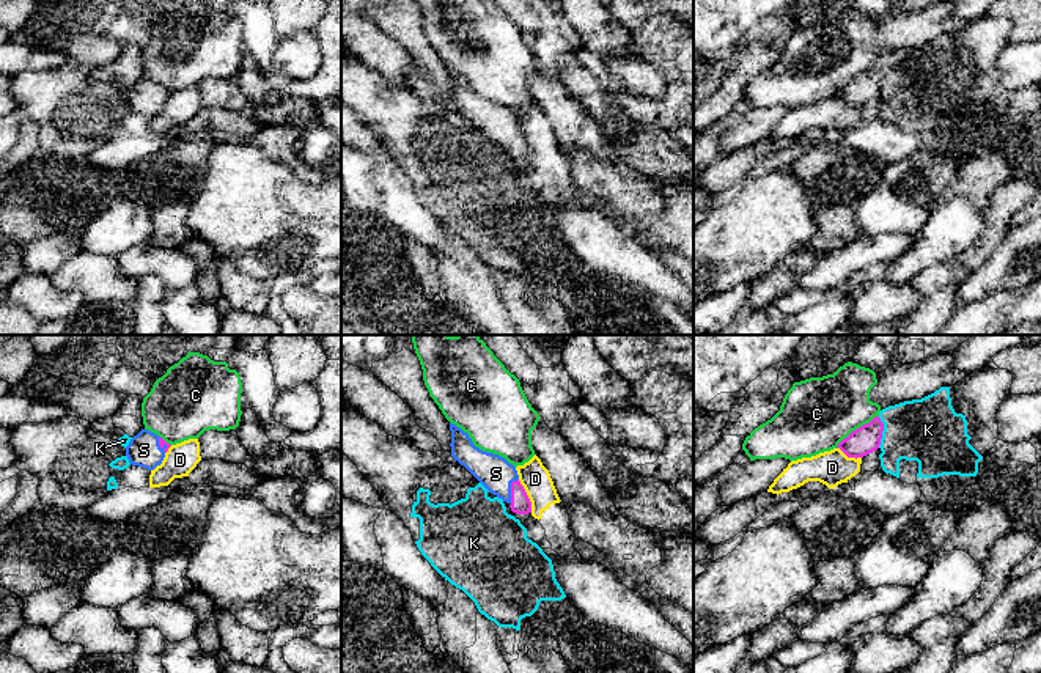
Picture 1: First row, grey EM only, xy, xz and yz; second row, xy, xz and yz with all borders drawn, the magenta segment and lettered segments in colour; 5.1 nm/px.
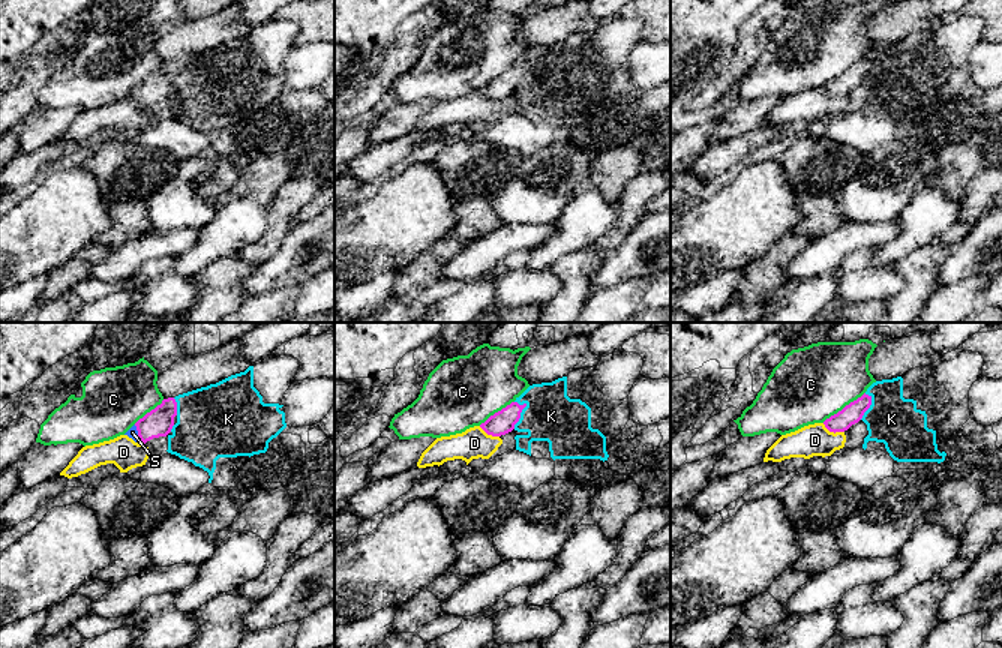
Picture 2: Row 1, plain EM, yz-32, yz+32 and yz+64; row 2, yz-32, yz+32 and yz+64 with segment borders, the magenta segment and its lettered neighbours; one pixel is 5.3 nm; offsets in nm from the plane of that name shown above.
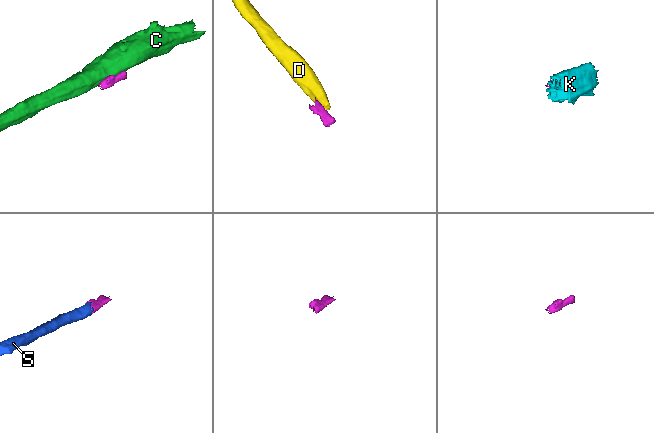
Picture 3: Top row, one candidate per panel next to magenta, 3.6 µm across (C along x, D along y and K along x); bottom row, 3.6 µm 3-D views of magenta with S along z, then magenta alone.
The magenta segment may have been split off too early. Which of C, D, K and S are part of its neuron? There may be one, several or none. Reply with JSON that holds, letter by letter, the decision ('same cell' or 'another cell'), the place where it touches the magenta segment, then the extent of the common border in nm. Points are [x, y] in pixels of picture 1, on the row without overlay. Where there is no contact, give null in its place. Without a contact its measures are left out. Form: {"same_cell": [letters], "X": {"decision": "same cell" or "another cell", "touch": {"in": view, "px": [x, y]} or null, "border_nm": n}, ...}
{"same_cell": ["S"], "C": {"decision": "another cell", "touch": {"in": "yz", "px": [859, 76]}, "border_nm": 260}, "D": {"decision": "another cell", "touch": {"in": "xz", "px": [527, 143]}, "border_nm": 180}, "K": {"decision": "another cell", "touch": {"in": "yz", "px": [881, 80]}, "border_nm": 160}, "S": {"decision": "same cell", "touch": {"in": "xz", "px": [511, 137]}, "border_nm": 130}}

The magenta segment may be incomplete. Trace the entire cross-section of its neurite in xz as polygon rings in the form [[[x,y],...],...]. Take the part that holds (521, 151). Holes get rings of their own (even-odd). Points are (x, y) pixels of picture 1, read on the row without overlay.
[[[450,71],[451,104],[491,142],[506,149],[513,160],[532,160],[532,149],[519,129],[517,118],[505,105],[480,97],[467,80]]]

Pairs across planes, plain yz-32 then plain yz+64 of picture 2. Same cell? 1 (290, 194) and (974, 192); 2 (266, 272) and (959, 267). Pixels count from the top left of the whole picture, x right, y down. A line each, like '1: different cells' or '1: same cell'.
1: same cell
2: same cell

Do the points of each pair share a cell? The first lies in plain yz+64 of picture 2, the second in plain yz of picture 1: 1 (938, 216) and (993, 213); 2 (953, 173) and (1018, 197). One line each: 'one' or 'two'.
1: two
2: two

